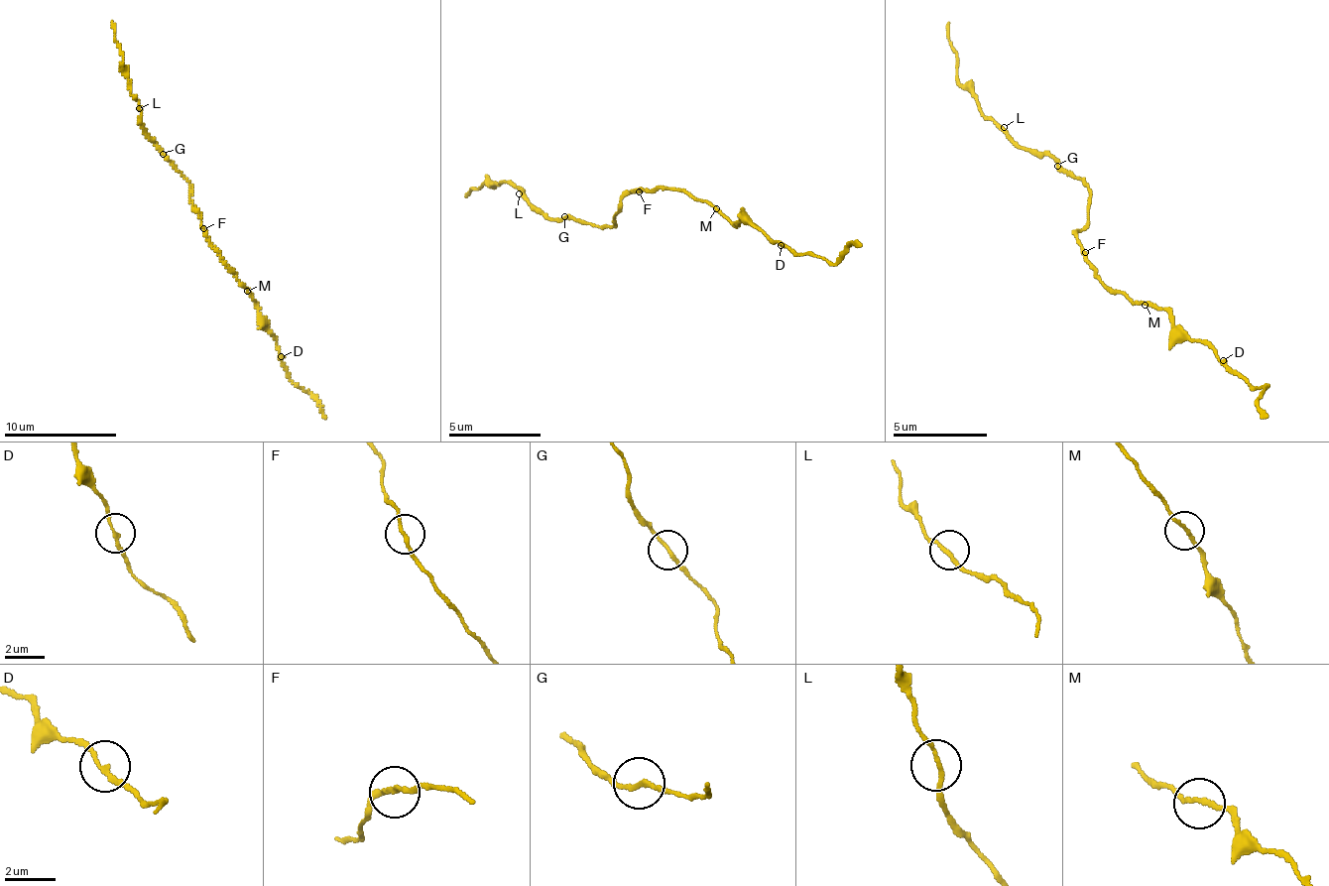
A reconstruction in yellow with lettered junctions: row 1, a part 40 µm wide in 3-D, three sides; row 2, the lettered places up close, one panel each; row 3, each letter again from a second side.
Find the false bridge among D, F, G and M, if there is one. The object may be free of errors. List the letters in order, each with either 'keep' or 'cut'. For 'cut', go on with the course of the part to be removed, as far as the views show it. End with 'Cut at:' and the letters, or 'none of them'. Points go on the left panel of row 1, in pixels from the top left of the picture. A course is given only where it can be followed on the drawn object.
D: keep
F: keep
G: cut; foreign part runs (163, 154), (146, 130), (112, 21)
M: keep
Cut at: G

